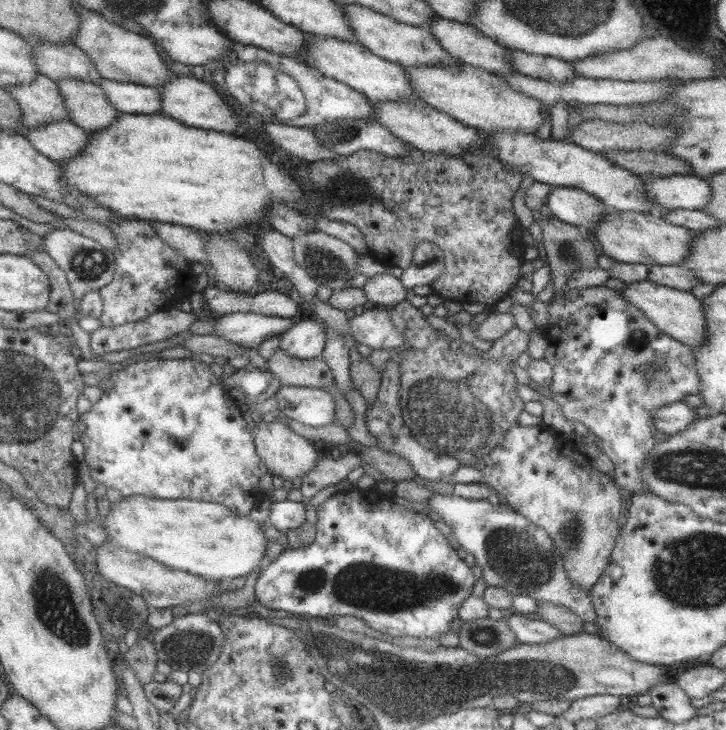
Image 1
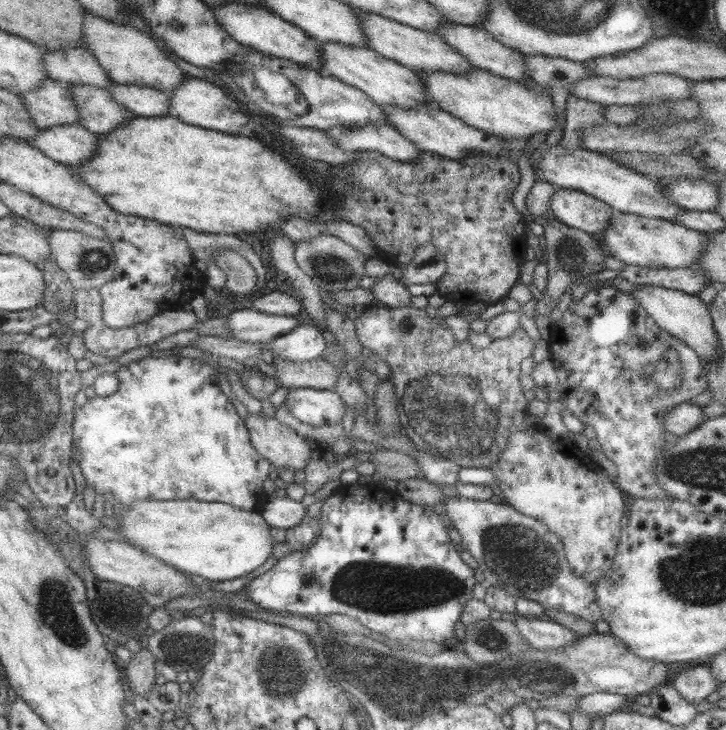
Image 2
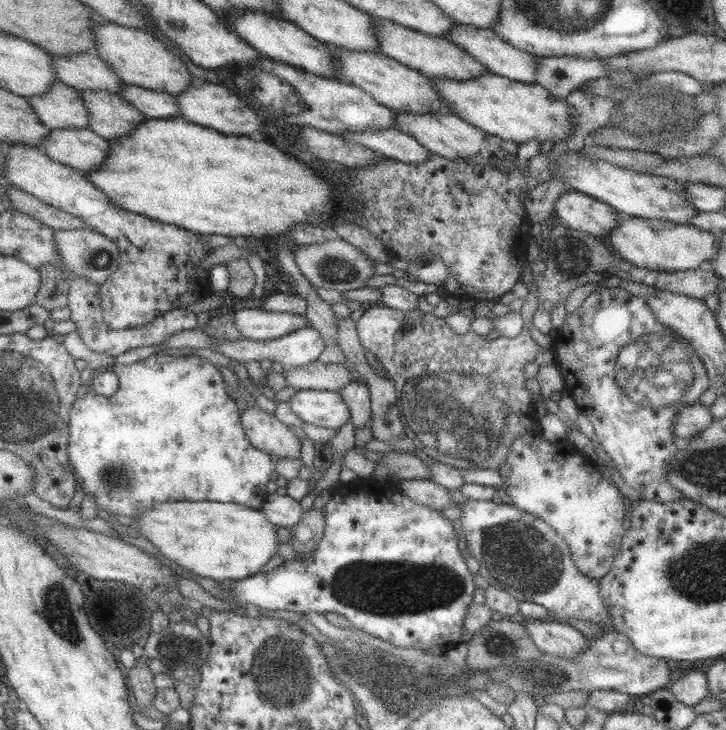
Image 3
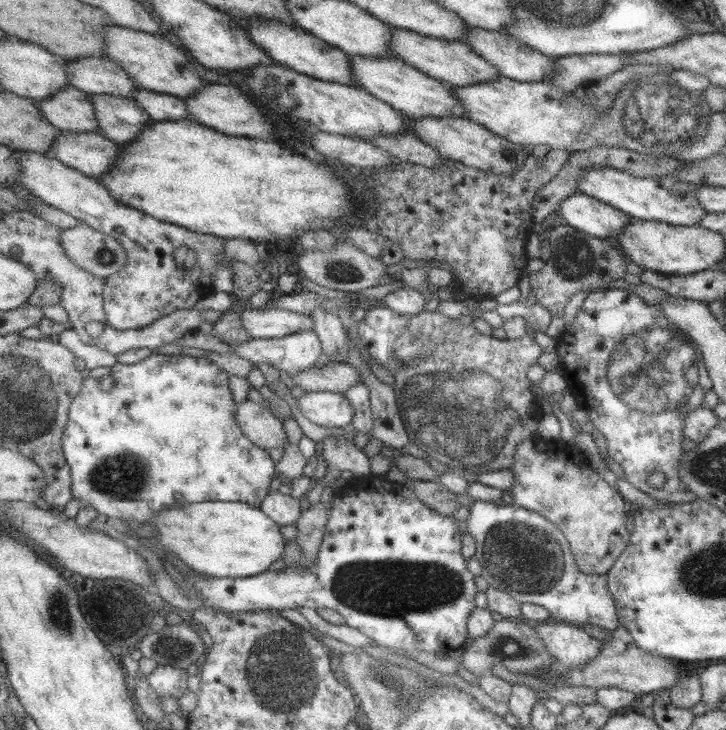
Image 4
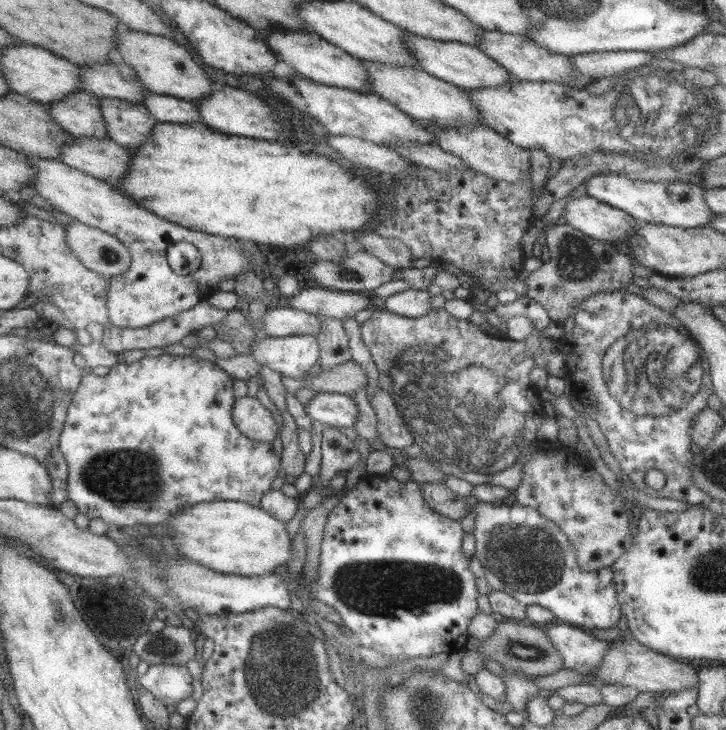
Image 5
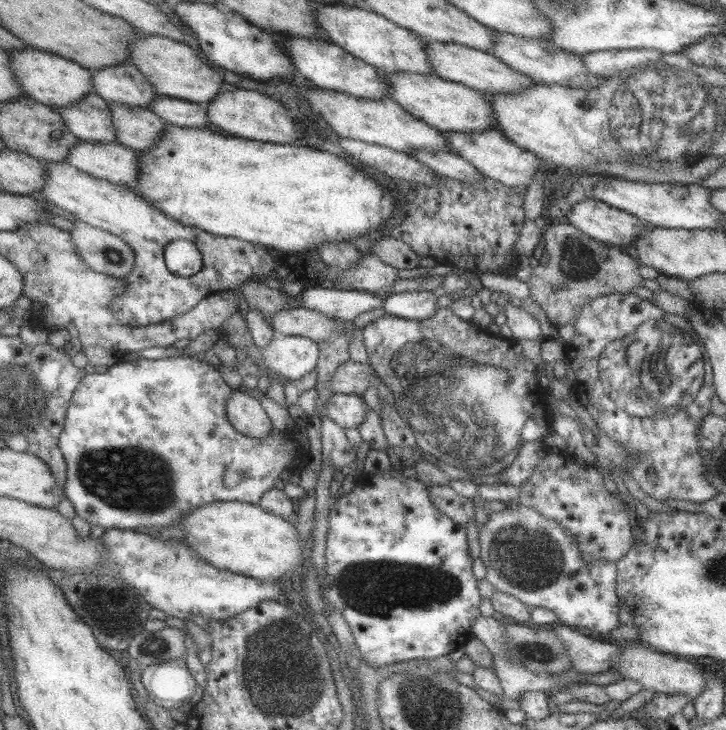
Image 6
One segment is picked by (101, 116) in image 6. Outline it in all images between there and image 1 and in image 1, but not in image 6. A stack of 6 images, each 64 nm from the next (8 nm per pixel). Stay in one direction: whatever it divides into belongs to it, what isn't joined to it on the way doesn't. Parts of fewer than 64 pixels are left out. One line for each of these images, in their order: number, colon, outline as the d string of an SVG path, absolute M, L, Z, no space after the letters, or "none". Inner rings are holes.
1: M37 74L35 80L31 80L29 84L7 86L7 92L9 96L13 96L21 110L19 124L25 130L49 124L53 120L69 118L57 82L43 74Z
2: M45 78L39 88L17 92L21 96L21 102L29 114L29 120L39 130L57 126L57 124L77 124L77 108L73 104L73 98L69 96L69 90L65 84Z
3: M53 82L47 92L27 96L27 100L37 114L37 120L49 130L89 126L87 108L81 102L81 94L63 82Z
4: M69 84L53 92L49 98L35 100L35 104L49 126L59 128L61 132L97 132L97 120L89 94Z
5: M75 90L57 102L49 102L47 110L55 124L59 124L61 130L69 132L71 136L107 138L107 128L101 116L99 102L101 100L97 96Z

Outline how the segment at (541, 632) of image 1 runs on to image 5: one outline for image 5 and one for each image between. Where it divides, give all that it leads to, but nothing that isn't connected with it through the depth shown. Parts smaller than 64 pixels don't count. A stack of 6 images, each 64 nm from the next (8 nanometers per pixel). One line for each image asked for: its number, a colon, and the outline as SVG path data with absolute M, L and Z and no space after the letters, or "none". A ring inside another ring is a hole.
2: M519 616L513 624L515 624L517 632L521 634L521 638L527 640L531 644L531 648L537 648L537 650L559 648L559 646L565 646L577 638L575 632L569 632L561 624L549 622L549 620Z
3: M523 620L523 626L541 650L541 654L571 658L577 656L585 646L587 638L565 622L543 622L543 620Z
4: M535 622L531 624L537 632L547 654L553 656L561 666L581 666L589 662L601 650L601 642L589 636L583 628L565 622Z
5: M545 624L543 634L561 654L563 668L569 668L577 674L587 674L597 664L601 664L605 652L609 650L609 642L597 640L583 628L573 628L569 624Z

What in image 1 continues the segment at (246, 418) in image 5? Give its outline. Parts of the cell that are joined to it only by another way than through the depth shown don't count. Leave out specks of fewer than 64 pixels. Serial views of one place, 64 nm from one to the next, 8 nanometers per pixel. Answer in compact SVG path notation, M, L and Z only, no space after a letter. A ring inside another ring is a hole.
M259 422L255 424L255 430L253 430L253 442L255 442L255 450L257 450L257 456L261 458L261 462L267 466L267 470L273 474L273 476L279 476L287 482L291 482L293 478L303 478L307 476L317 460L321 458L323 450L319 446L313 446L311 440L295 434L289 430L289 426L285 426L283 422L271 422L271 424L265 424L265 422Z

